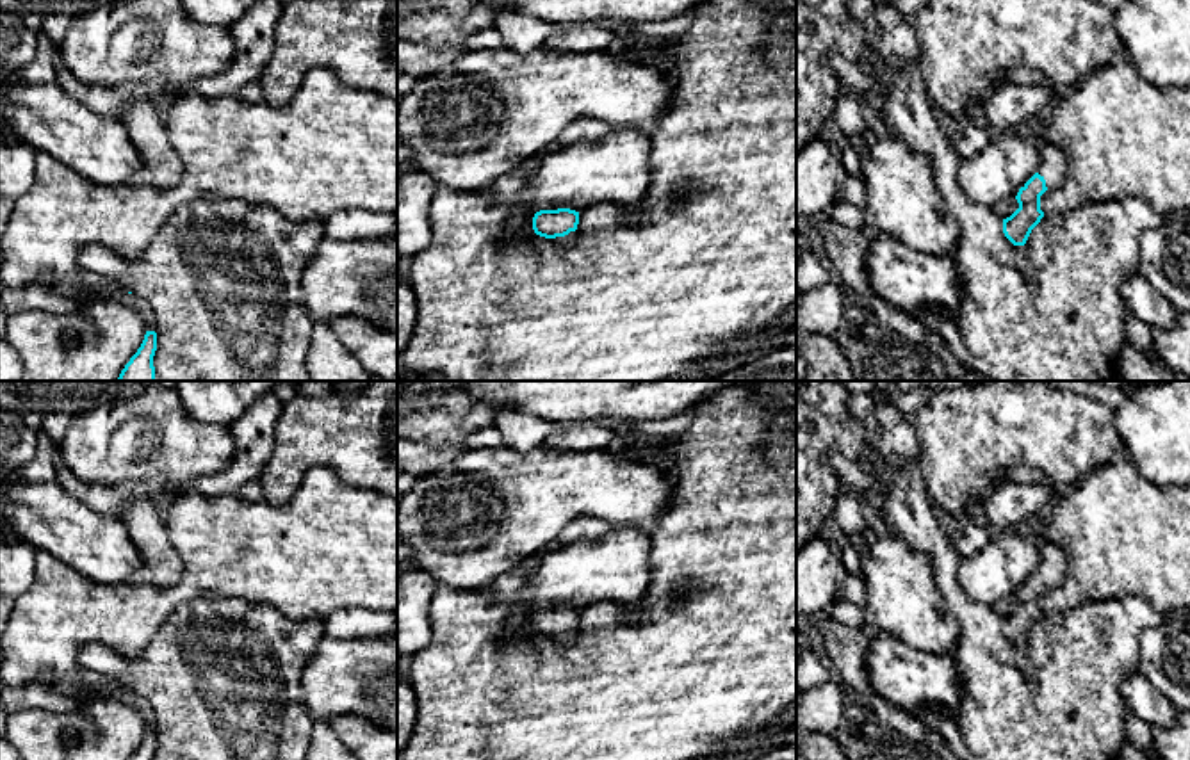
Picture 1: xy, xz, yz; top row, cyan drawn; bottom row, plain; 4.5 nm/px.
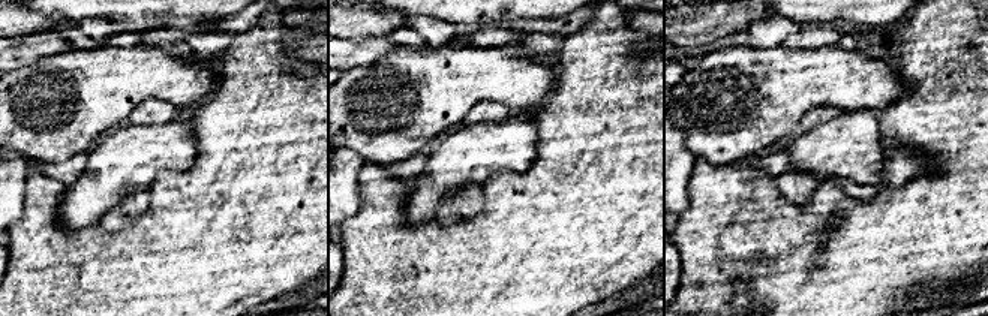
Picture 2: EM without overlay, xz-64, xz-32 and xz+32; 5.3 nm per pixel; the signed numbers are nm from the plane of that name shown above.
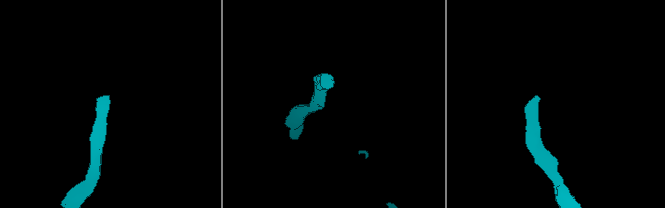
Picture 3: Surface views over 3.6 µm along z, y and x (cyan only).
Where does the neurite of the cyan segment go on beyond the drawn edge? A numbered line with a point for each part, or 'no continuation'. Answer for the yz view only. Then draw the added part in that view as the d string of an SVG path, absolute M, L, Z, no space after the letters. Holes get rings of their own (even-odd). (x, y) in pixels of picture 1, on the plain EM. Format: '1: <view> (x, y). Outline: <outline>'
1: yz (1053, 565). Outline: M1035 534L1033 538L1042 554L1040 566L1037 571L1046 578L1047 587L1062 584L1069 566L1065 550L1039 534Z

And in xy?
no continuation

